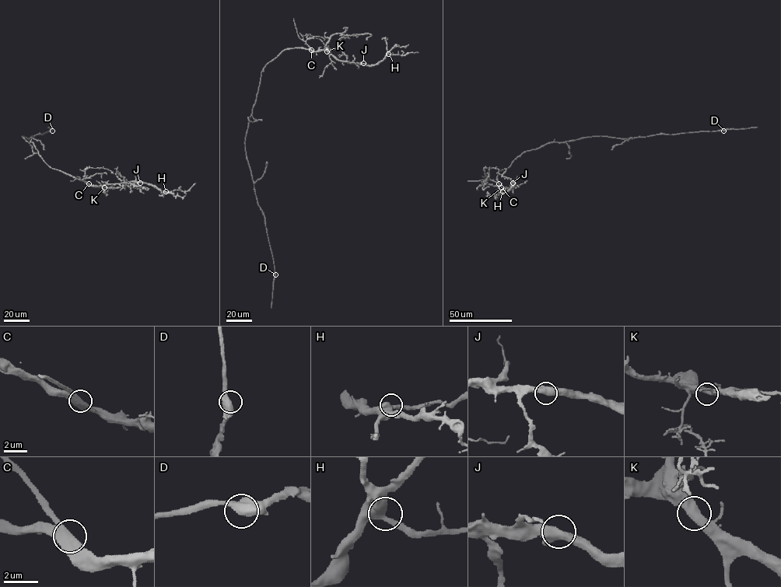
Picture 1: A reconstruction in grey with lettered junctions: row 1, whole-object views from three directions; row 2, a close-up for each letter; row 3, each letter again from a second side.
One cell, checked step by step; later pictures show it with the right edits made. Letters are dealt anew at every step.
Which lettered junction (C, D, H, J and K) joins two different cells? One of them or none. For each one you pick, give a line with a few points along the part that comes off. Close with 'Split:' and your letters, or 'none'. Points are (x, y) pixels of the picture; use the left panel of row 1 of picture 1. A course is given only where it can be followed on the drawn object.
Split: none

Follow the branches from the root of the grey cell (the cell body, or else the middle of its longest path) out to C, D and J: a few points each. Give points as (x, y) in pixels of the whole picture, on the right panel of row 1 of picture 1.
C: (546, 143), (523, 151), (507, 168), (500, 170), (497, 176), (499, 183)
D: (546, 143), (593, 136), (628, 138), (660, 134), (723, 131)
J: (546, 143), (523, 151), (507, 168), (498, 172), (500, 186), (509, 187), (513, 183)

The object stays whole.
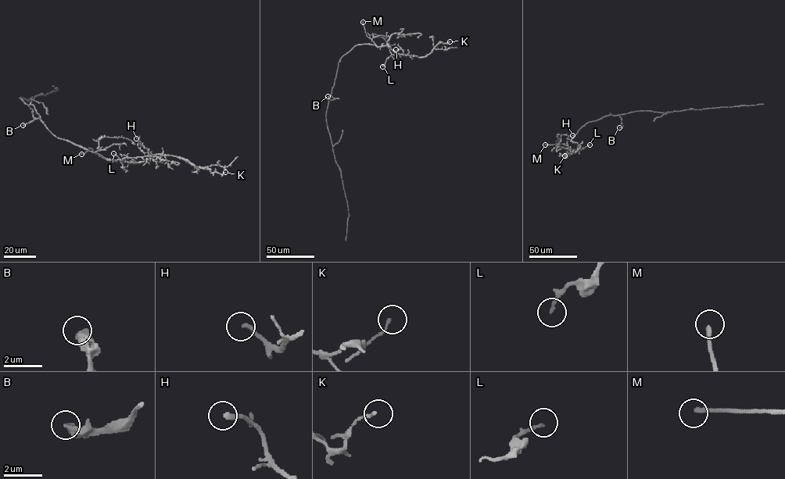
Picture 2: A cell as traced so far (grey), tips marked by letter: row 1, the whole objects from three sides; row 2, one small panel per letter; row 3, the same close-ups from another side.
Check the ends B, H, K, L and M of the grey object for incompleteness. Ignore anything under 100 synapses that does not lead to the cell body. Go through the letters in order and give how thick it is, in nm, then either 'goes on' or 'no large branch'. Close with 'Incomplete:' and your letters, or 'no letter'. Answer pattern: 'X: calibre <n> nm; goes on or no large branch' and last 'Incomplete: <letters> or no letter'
B: calibre 360 nm; no large branch
H: calibre 220 nm; no large branch
K: calibre 130 nm; no large branch
L: calibre 130 nm; no large branch
M: calibre 220 nm; goes on
Incomplete: M

